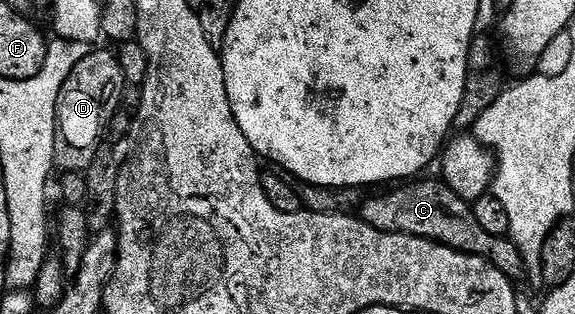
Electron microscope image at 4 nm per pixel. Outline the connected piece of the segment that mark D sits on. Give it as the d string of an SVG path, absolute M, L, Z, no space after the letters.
M98 49L91 50L88 57L84 57L84 61L80 61L80 65L76 65L76 69L72 69L72 73L68 73L68 81L64 81L64 85L60 89L60 97L58 98L58 128L56 129L56 149L54 150L54 166L59 172L65 173L67 171L77 171L79 173L86 172L89 166L92 165L92 159L96 156L98 147L103 146L104 139L102 134L108 131L108 128L114 122L114 116L119 114L120 108L118 107L122 103L122 94L128 91L128 84L124 73L120 69L120 61L117 54L113 50L111 51L98 51Z

